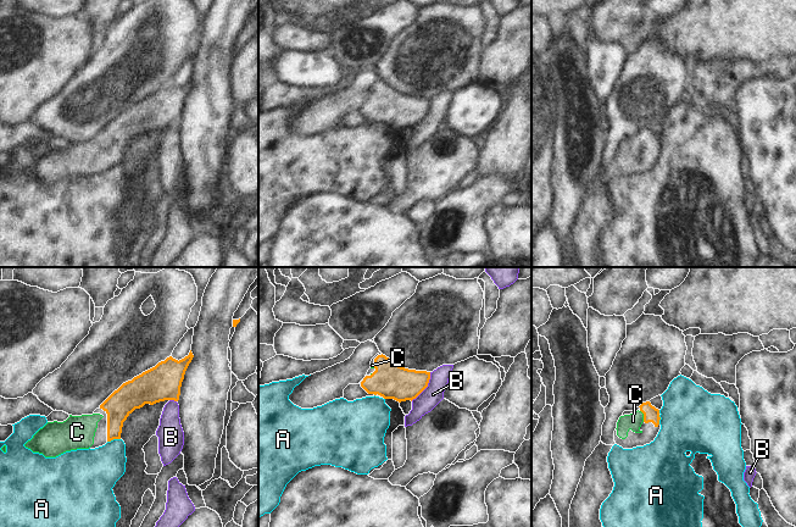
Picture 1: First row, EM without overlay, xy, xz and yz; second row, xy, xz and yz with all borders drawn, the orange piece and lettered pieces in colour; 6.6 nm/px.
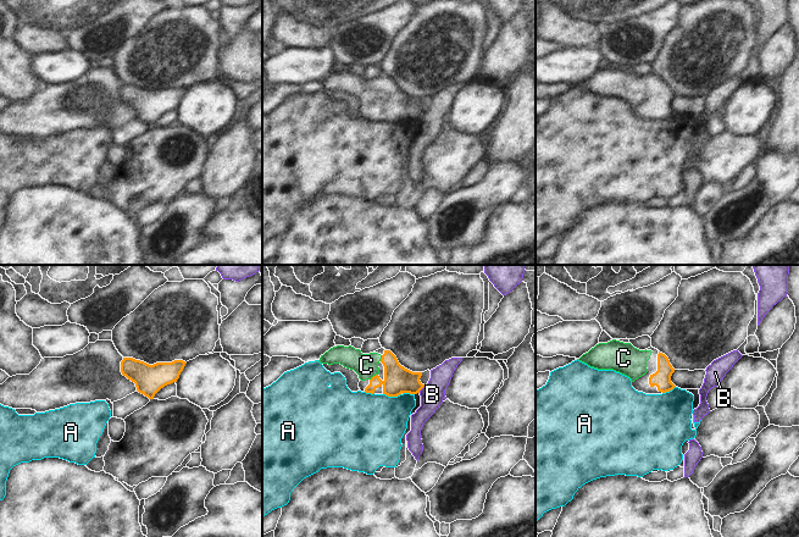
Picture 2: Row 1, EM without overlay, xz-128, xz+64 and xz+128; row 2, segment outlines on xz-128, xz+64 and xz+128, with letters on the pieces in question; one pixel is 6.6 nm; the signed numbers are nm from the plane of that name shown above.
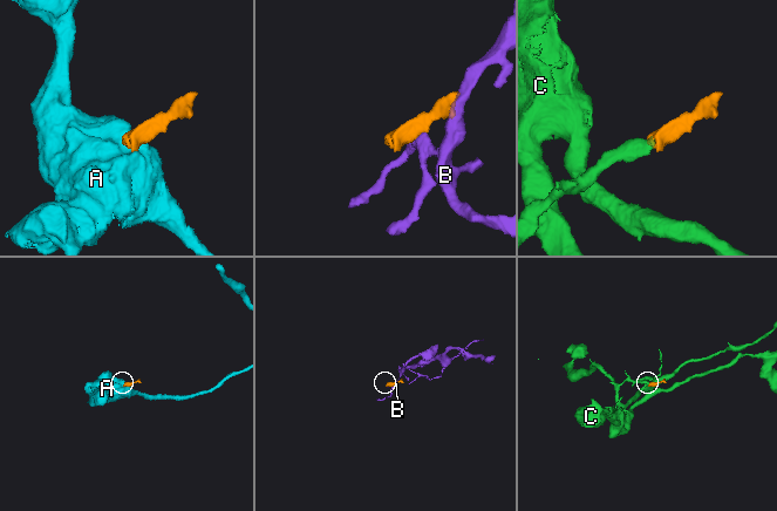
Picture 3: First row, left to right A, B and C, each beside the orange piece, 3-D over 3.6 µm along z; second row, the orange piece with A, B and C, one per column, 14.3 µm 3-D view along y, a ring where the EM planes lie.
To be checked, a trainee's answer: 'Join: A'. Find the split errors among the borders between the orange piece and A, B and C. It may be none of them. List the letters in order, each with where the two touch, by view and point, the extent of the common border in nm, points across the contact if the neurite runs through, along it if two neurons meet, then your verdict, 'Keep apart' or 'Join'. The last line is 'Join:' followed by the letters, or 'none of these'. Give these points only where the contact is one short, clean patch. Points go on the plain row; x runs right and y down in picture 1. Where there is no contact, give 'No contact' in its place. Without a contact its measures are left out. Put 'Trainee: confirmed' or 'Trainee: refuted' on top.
Trainee: refuted
A: Touches orange at xy (113, 165). Shared border 90 nm. Boundary: xy (120, 165), (107, 168). Keep apart
B: Touches orange at xz (426, 114). Shared border 240 nm. Boundary: xz (430, 99), (428, 111), (411, 127). Keep apart
C: Touches orange at yz (644, 143). Shared border 80 nm. Path across: yz (651, 140), (644, 143), (633, 148). Join
Join: C.

